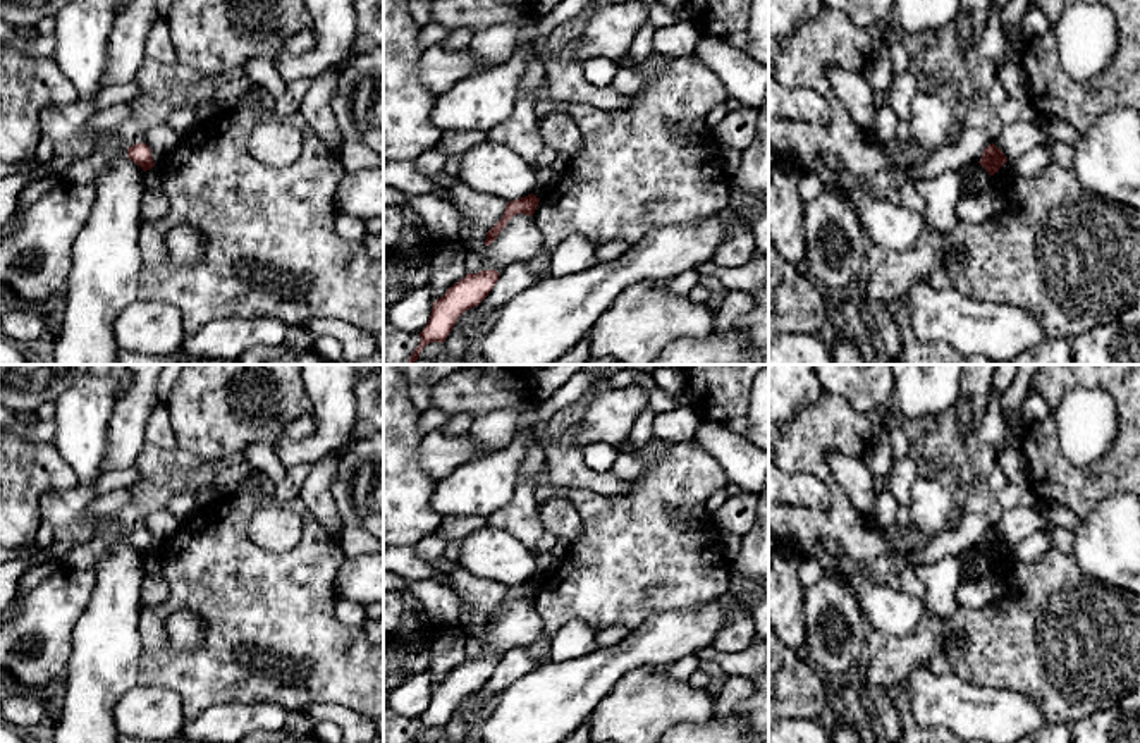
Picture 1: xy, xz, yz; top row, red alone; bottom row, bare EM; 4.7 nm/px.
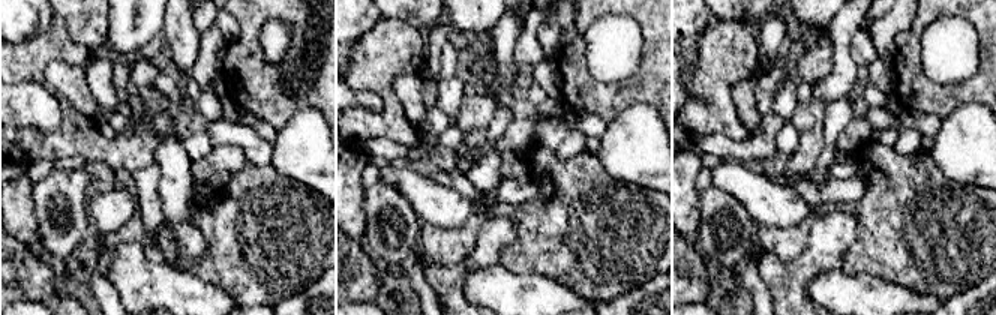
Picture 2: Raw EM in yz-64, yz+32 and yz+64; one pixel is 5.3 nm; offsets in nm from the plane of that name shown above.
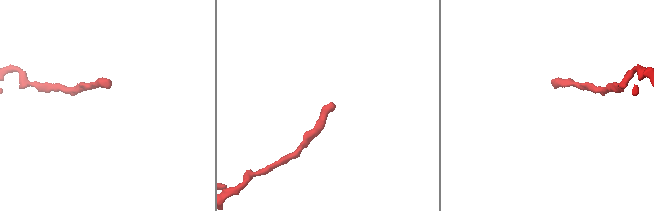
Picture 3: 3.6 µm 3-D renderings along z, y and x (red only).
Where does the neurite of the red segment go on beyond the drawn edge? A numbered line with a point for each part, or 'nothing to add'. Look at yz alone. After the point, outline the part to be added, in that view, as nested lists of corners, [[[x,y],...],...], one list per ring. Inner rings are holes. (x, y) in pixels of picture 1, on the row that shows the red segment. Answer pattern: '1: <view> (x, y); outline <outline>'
nothing to add

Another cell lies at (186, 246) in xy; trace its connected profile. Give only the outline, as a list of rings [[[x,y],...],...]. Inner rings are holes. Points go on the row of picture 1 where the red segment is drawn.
[[[179,225],[167,236],[169,255],[177,265],[194,265],[201,261],[206,248],[206,239],[194,227]]]

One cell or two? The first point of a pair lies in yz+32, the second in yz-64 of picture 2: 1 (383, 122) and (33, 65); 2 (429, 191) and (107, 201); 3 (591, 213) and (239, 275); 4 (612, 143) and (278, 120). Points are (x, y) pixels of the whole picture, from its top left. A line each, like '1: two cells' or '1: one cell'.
1: one cell
2: one cell
3: one cell
4: two cells

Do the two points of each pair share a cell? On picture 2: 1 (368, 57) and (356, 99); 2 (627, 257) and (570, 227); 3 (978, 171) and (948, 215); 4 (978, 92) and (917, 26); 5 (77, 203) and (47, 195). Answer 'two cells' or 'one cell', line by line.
1: two cells
2: one cell
3: two cells
4: one cell
5: one cell

